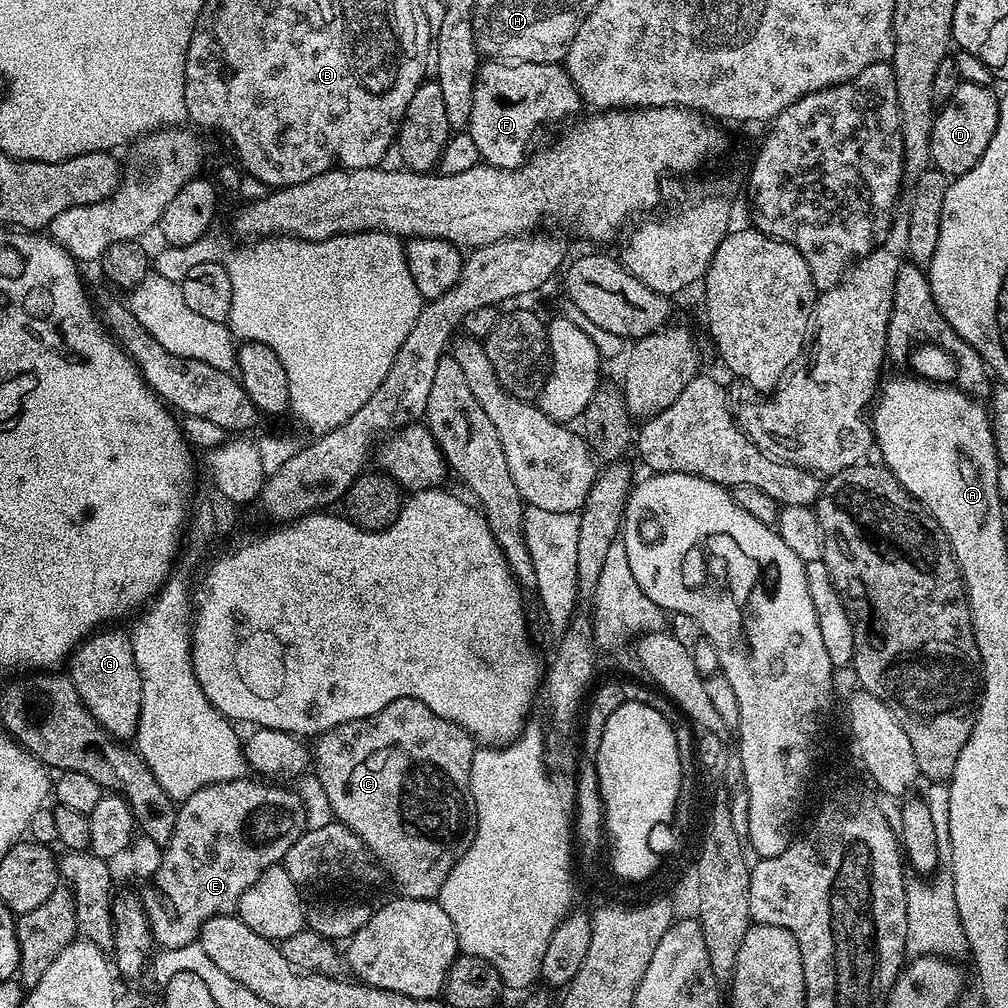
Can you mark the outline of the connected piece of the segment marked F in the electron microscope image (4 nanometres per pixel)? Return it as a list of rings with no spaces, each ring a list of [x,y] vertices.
[[[484,62],[474,86],[474,106],[470,106],[470,122],[466,131],[478,146],[481,161],[493,168],[519,168],[526,159],[524,151],[532,135],[547,120],[575,117],[582,108],[580,92],[568,77],[568,69],[560,64],[517,64]]]

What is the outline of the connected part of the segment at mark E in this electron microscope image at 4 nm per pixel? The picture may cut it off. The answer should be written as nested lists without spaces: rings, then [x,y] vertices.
[[[233,778],[226,782],[209,784],[202,790],[190,794],[176,809],[174,838],[164,848],[162,866],[152,877],[148,888],[142,892],[144,909],[150,922],[153,941],[161,949],[181,948],[197,943],[200,928],[212,916],[231,916],[238,902],[258,878],[270,867],[279,865],[286,850],[308,828],[308,811],[297,791],[271,788],[271,783]]]

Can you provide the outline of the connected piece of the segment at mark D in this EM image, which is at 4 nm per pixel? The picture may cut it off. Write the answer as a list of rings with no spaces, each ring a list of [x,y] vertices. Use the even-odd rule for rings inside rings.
[[[961,83],[950,98],[939,105],[938,111],[932,118],[932,133],[930,134],[930,154],[932,164],[940,172],[944,172],[949,178],[955,178],[974,170],[986,154],[986,146],[990,146],[990,138],[994,138],[994,130],[998,126],[998,114],[1000,113],[1000,101],[997,93],[992,93],[991,87],[983,84]]]

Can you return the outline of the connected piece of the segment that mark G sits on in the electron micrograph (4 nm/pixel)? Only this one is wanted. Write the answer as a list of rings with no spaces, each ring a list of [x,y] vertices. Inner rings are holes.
[[[120,626],[97,630],[72,653],[71,664],[72,681],[92,717],[117,740],[131,741],[140,725],[142,710],[142,678],[134,658],[131,635]]]

